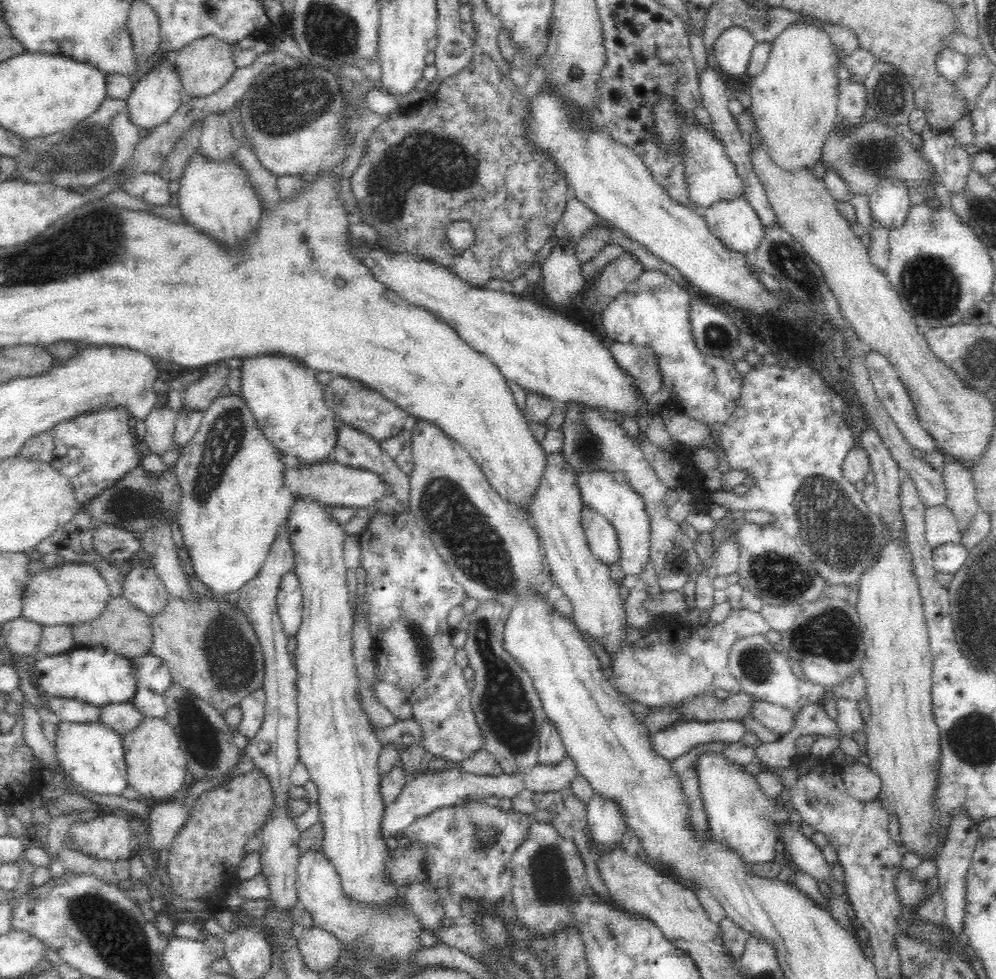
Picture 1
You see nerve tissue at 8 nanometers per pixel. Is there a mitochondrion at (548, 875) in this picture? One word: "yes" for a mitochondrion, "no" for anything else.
yes

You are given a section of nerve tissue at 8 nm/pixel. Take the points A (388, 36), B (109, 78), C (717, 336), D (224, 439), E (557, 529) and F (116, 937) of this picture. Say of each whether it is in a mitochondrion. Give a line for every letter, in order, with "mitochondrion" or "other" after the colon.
A: other
B: other
C: mitochondrion
D: mitochondrion
E: other
F: mitochondrion

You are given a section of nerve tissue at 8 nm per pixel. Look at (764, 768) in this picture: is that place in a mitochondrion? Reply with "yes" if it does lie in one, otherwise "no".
no

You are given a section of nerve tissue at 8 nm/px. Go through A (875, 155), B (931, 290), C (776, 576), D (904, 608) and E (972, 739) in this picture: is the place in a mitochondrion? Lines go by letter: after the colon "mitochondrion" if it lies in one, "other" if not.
A: mitochondrion
B: mitochondrion
C: mitochondrion
D: other
E: mitochondrion

